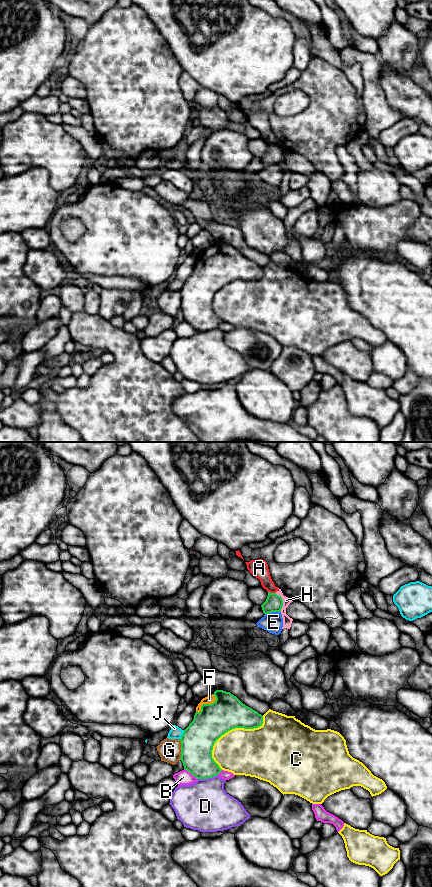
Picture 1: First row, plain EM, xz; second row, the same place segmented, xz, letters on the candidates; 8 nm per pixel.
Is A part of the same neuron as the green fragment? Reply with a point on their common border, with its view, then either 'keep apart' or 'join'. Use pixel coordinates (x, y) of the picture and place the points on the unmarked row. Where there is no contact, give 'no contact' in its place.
meets green in xz at (272, 145); keep apart

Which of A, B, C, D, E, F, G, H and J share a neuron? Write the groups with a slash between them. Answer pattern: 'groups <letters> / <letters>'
groups A H / B / C / D / E / F / G / J

